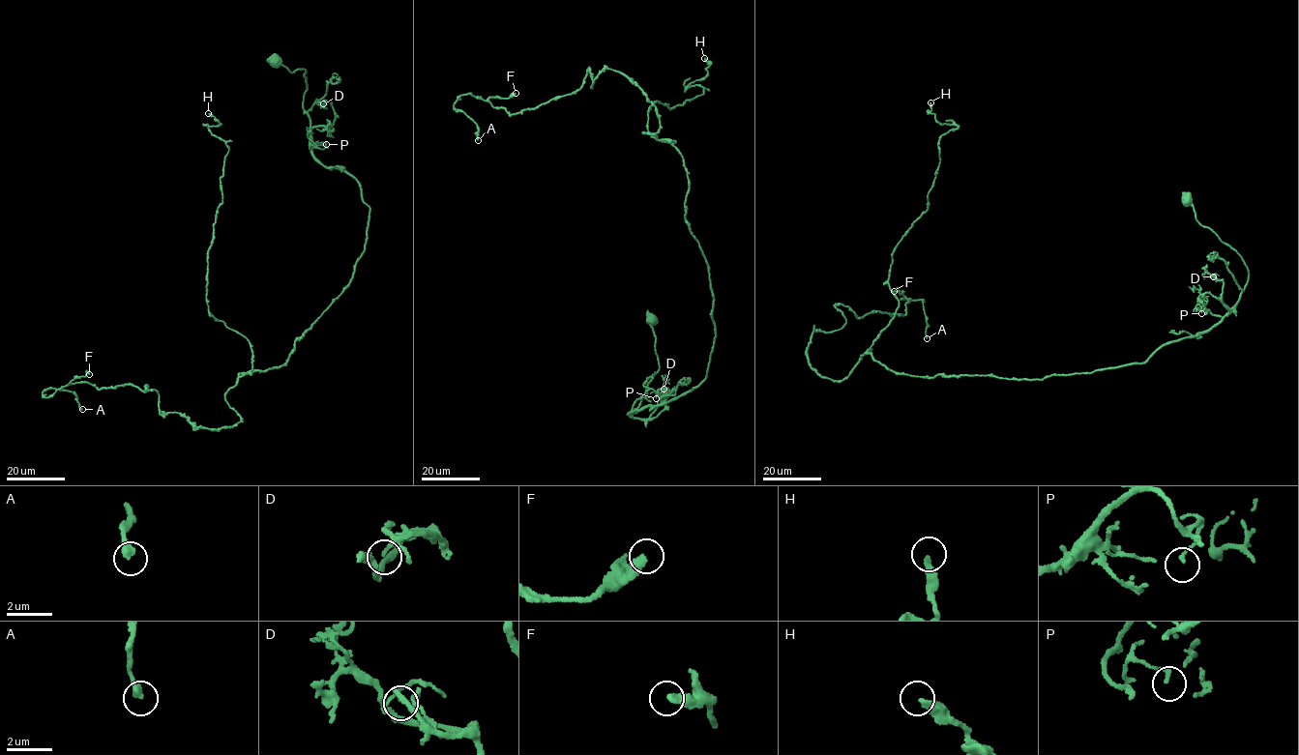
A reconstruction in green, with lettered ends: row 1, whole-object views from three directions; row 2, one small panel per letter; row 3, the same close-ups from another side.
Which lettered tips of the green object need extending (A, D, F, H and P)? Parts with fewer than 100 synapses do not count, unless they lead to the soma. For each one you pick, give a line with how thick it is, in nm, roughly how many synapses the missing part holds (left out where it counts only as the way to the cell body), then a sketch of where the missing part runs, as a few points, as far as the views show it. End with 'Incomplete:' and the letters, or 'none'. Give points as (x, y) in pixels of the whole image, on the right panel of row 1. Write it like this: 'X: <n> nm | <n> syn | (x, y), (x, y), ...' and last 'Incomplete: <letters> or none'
Incomplete: none

